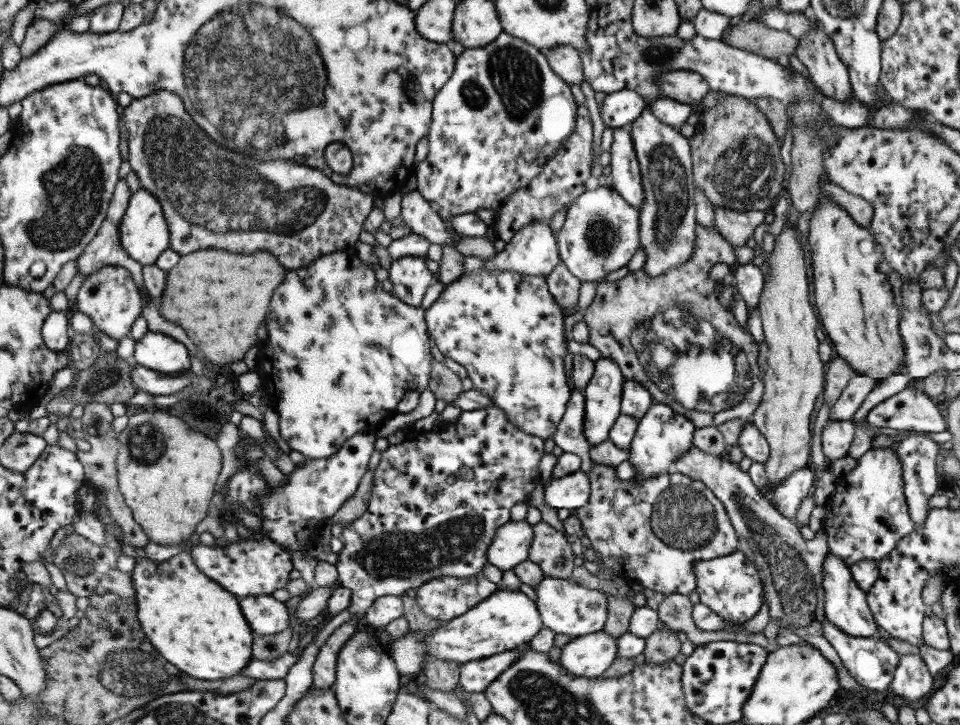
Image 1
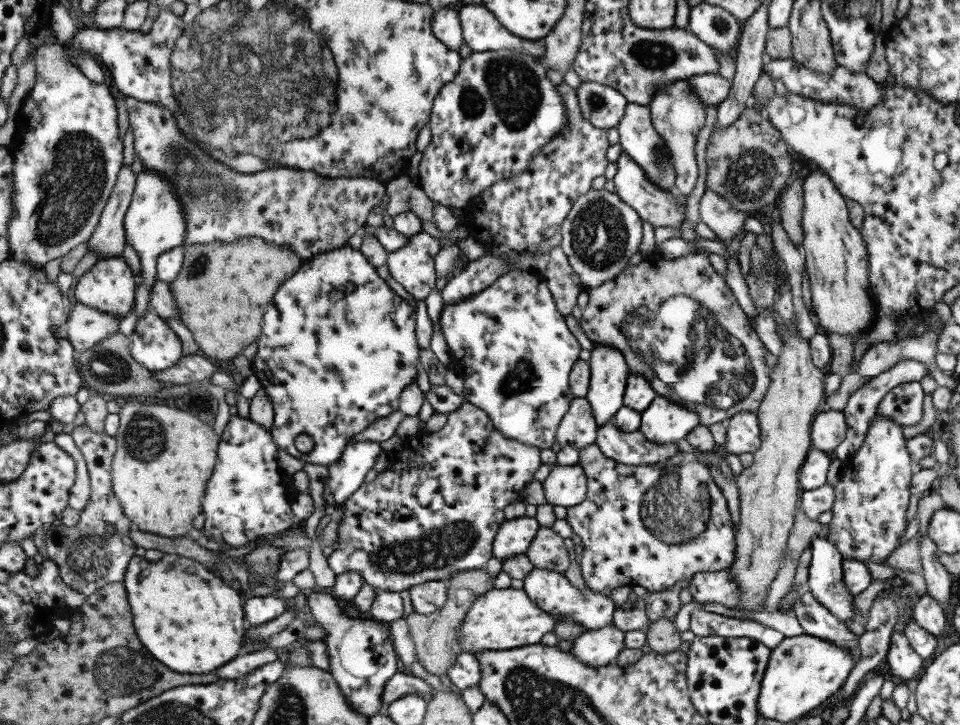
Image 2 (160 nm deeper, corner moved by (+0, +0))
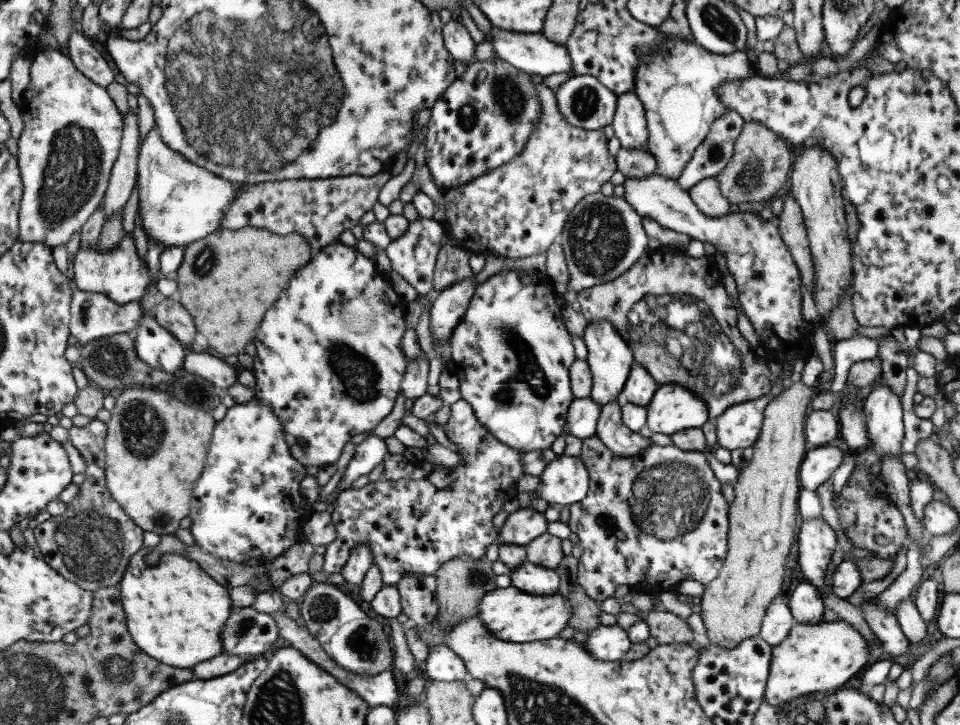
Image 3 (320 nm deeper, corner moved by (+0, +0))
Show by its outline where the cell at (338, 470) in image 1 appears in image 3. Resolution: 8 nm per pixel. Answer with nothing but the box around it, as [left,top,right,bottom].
[339,435,389,492]

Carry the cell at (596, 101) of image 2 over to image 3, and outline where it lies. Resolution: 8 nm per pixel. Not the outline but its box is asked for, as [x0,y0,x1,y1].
[554,74,616,131]

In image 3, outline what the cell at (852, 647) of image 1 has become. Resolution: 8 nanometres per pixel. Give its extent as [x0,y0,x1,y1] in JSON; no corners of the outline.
[787,579,824,626]

